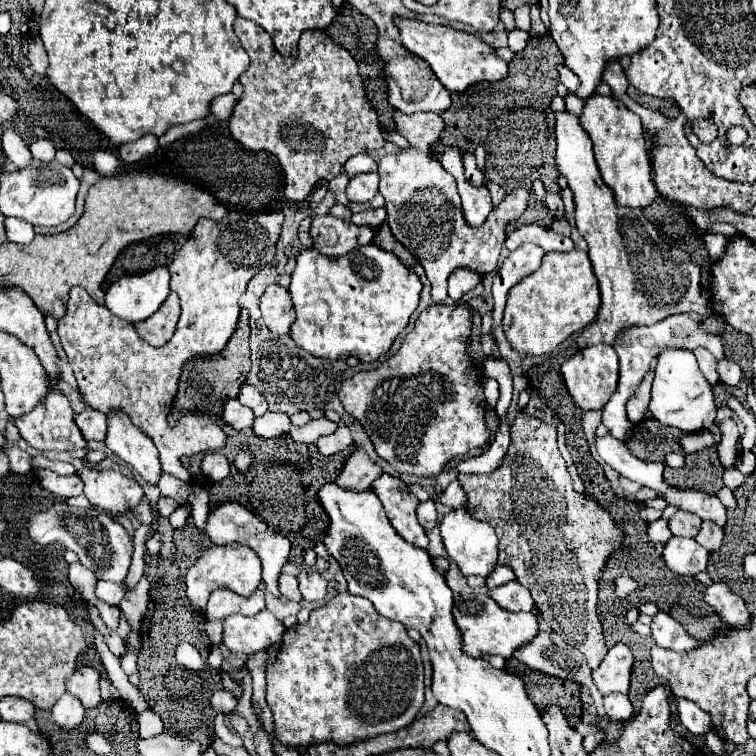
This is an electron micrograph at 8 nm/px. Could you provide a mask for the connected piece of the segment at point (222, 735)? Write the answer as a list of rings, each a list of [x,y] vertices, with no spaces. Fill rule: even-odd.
[[[218,714],[215,718],[214,731],[216,736],[219,737],[224,743],[227,743],[231,746],[243,747],[241,738],[231,733],[226,726],[225,716],[223,714]]]

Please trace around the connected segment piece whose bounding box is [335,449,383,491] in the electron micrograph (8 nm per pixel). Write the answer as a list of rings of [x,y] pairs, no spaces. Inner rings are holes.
[[[357,449],[345,463],[343,471],[337,477],[337,485],[343,485],[343,489],[351,491],[365,491],[371,487],[371,483],[383,473],[383,469],[373,463],[361,449]]]

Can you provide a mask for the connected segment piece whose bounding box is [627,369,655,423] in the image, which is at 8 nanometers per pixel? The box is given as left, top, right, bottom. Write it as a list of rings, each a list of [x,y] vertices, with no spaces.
[[[653,369],[647,371],[647,375],[643,377],[639,389],[635,391],[635,395],[627,401],[627,415],[629,415],[629,421],[637,423],[645,417],[645,411],[647,411],[647,405],[649,405],[649,399],[651,399],[651,381],[653,381]]]

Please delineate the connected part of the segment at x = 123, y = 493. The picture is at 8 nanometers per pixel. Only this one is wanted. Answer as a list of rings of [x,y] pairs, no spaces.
[[[83,467],[77,475],[85,485],[85,497],[91,501],[91,505],[103,511],[111,511],[115,515],[125,513],[133,509],[143,497],[143,489],[139,487],[139,483],[119,471],[99,471]]]

